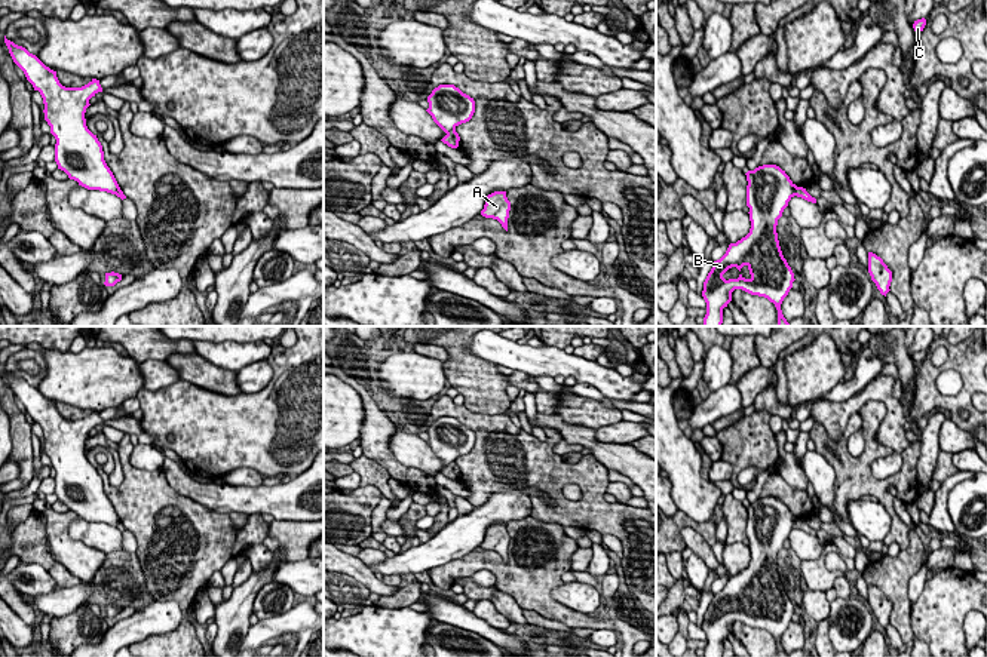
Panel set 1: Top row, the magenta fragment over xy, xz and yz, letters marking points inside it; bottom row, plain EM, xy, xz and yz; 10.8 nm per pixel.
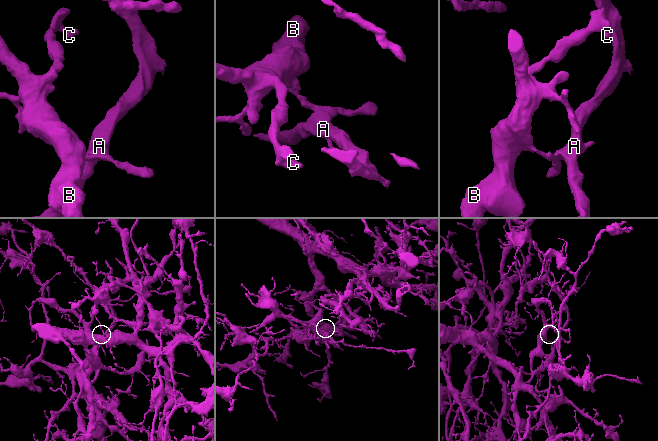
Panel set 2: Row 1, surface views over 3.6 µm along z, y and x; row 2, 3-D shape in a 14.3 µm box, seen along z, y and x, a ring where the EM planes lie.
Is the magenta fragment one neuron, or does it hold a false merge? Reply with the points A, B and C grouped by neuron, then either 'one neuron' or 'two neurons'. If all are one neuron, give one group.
groups A / B C; two neurons

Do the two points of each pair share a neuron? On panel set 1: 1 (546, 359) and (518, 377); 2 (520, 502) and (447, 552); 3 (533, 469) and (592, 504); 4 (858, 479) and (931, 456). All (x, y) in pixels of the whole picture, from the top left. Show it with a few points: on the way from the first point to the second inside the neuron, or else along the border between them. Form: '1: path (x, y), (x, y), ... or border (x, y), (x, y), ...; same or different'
1: border (514, 370), (535, 377); different
2: path (502, 507), (483, 516), (465, 534); same
3: path (543, 485), (566, 507), (576, 507); same
4: border (920, 441), (917, 461), (919, 491); different

